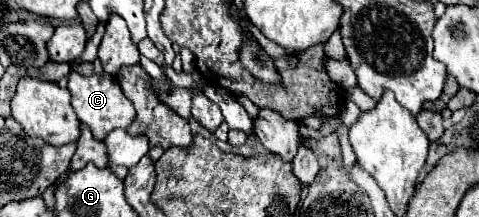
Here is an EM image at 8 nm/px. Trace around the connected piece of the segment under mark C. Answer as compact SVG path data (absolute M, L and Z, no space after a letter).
M70 72L68 90L72 94L72 106L76 110L76 116L84 124L88 124L88 128L92 130L96 140L104 140L108 136L108 132L112 132L116 128L128 128L136 116L134 104L124 96L122 88L118 86L116 76L110 76L110 74L82 76L82 74Z

